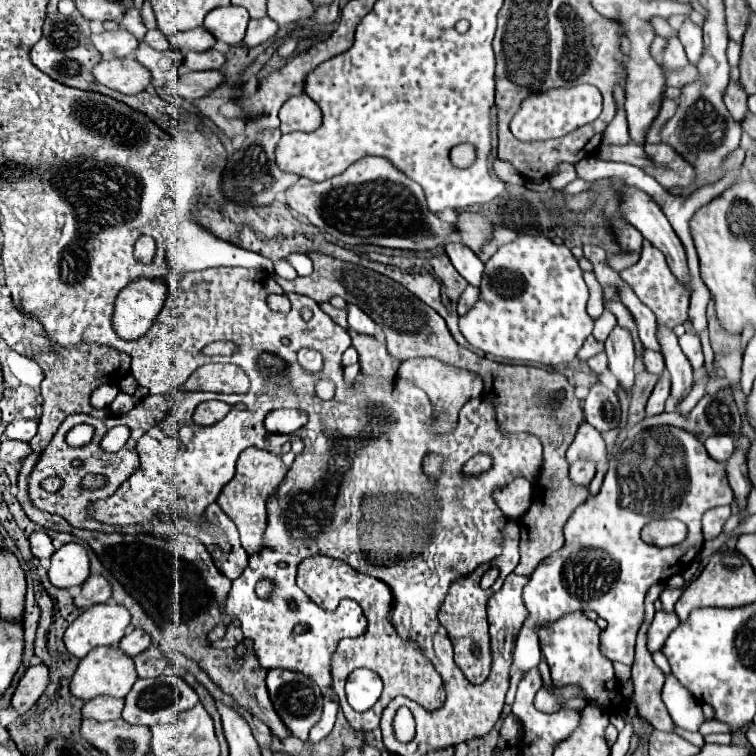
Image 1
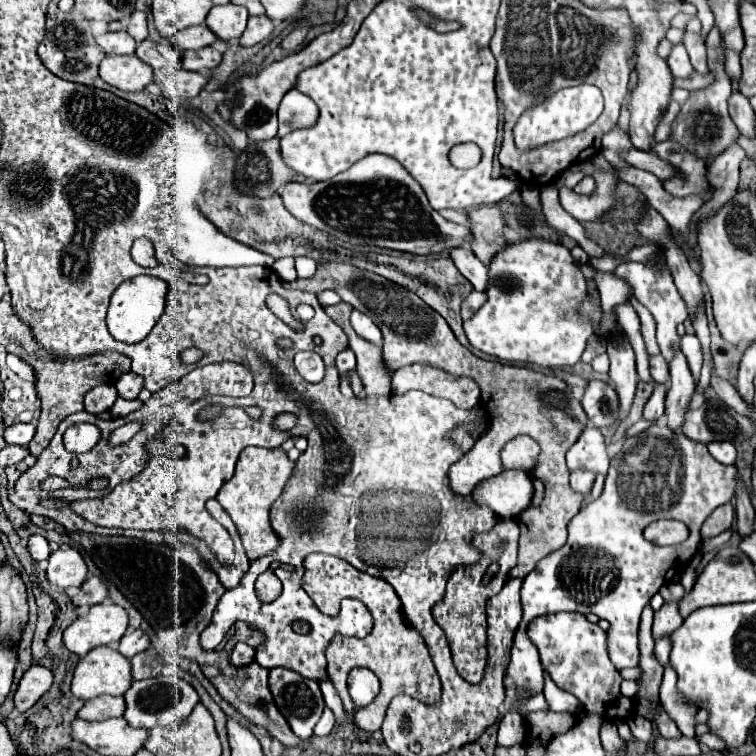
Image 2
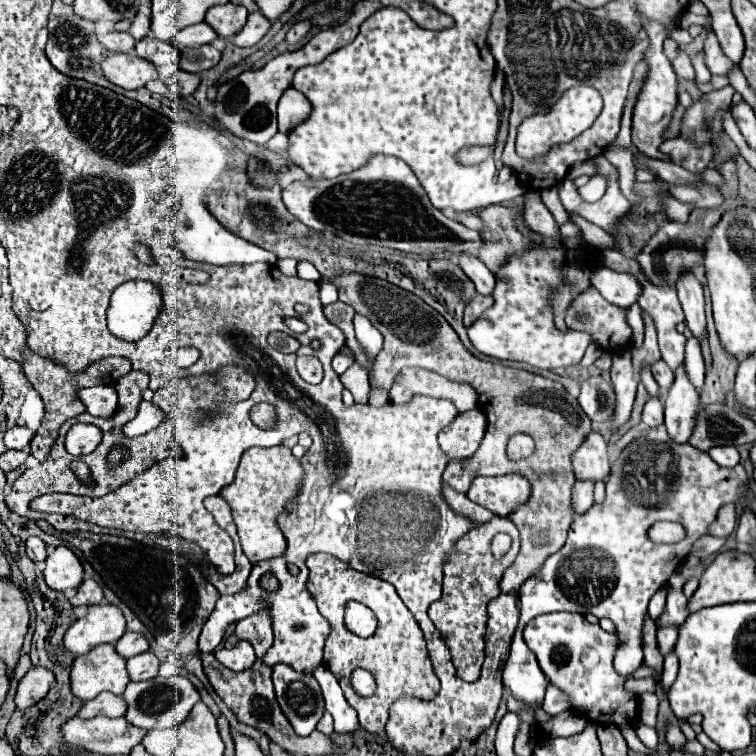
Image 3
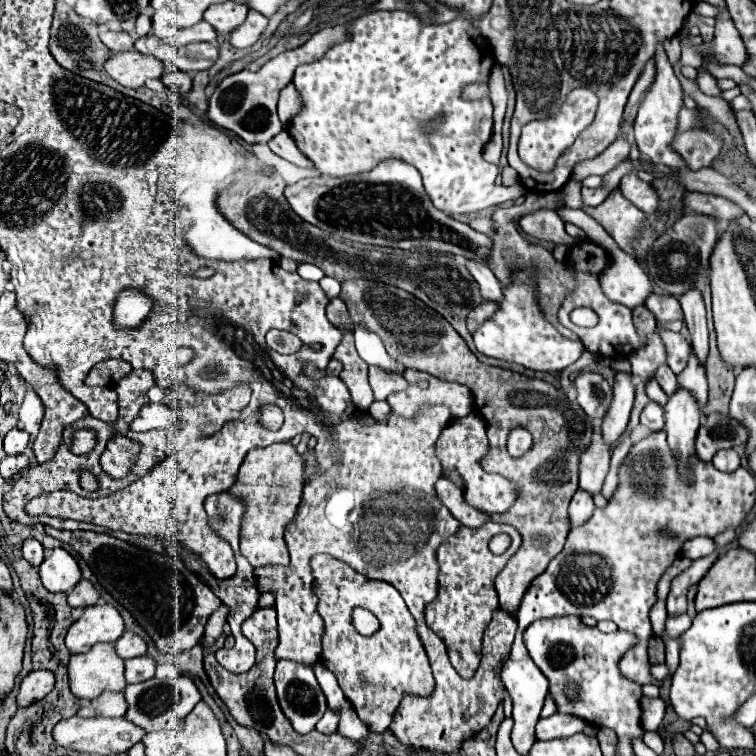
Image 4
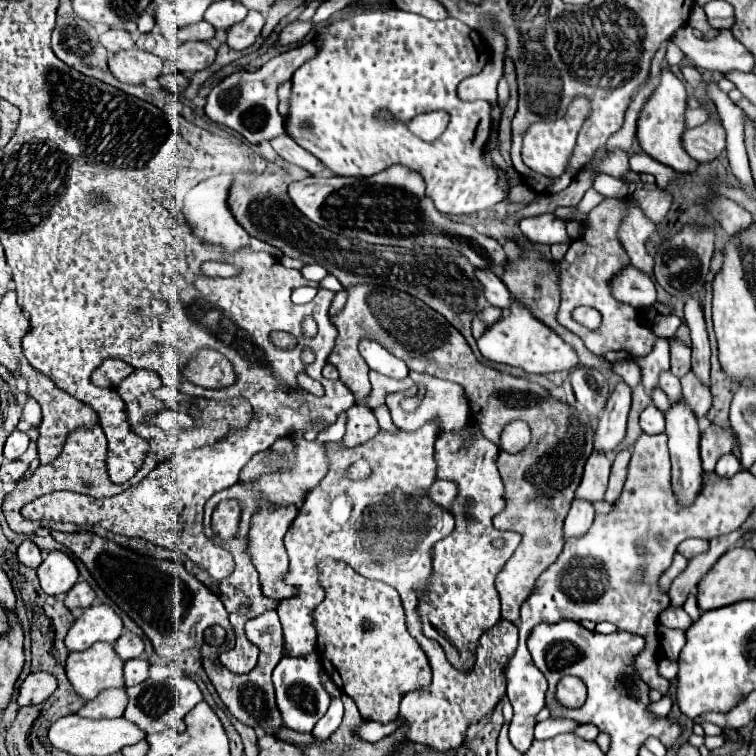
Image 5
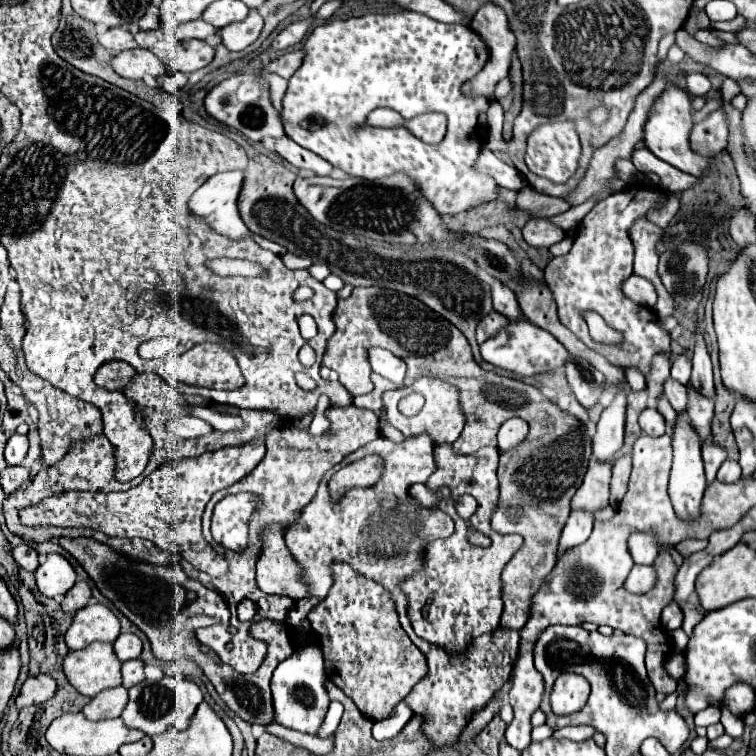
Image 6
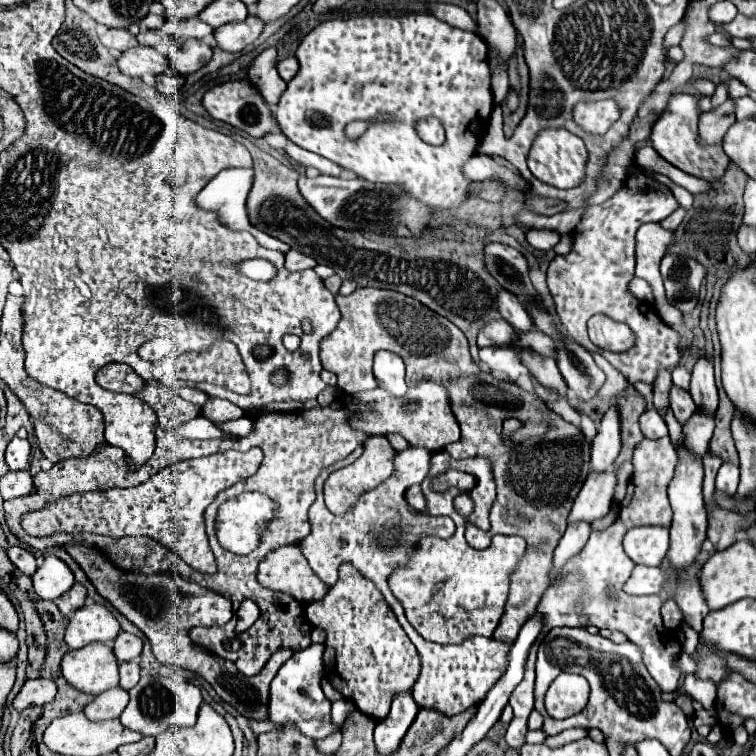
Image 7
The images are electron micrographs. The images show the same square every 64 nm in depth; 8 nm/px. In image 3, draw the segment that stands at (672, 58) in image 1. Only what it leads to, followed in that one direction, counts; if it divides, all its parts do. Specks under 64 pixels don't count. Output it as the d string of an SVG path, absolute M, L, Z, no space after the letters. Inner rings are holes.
M680 48L678 58L672 62L676 74L680 78L688 78L688 80L694 80L694 68L692 68L692 62L690 62L689 57L685 52Z

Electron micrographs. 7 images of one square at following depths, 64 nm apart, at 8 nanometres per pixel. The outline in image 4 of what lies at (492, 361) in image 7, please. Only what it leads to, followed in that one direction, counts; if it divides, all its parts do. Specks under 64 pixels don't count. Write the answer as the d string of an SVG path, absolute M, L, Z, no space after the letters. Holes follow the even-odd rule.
M520 270L514 284L504 288L504 300L500 302L500 310L490 320L480 324L480 328L472 334L476 350L484 356L514 362L528 370L562 372L580 358L582 344L564 338L548 320L544 320L536 304L534 292L536 284L530 280L530 272Z

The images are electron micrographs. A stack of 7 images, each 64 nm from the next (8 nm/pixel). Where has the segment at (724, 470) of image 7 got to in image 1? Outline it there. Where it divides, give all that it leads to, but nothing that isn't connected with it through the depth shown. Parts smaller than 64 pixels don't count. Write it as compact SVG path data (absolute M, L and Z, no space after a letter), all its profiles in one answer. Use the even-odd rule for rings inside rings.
M710 436L704 446L708 454L718 462L726 462L734 454L734 442L730 436Z

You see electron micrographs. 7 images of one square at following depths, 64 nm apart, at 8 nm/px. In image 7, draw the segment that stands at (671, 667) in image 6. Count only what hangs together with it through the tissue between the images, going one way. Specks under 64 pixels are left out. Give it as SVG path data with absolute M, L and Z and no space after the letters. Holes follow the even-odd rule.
M682 652L678 657L678 667L680 668L682 676L694 674L697 670L697 665L693 657L685 652Z

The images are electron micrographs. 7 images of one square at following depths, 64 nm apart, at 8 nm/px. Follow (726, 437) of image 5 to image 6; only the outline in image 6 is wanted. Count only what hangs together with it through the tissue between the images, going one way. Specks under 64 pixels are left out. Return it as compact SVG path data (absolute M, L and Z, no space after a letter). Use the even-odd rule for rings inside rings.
M706 442L702 446L702 458L704 458L704 468L706 468L706 484L712 484L716 480L716 472L720 464L726 460L726 452L720 446Z

